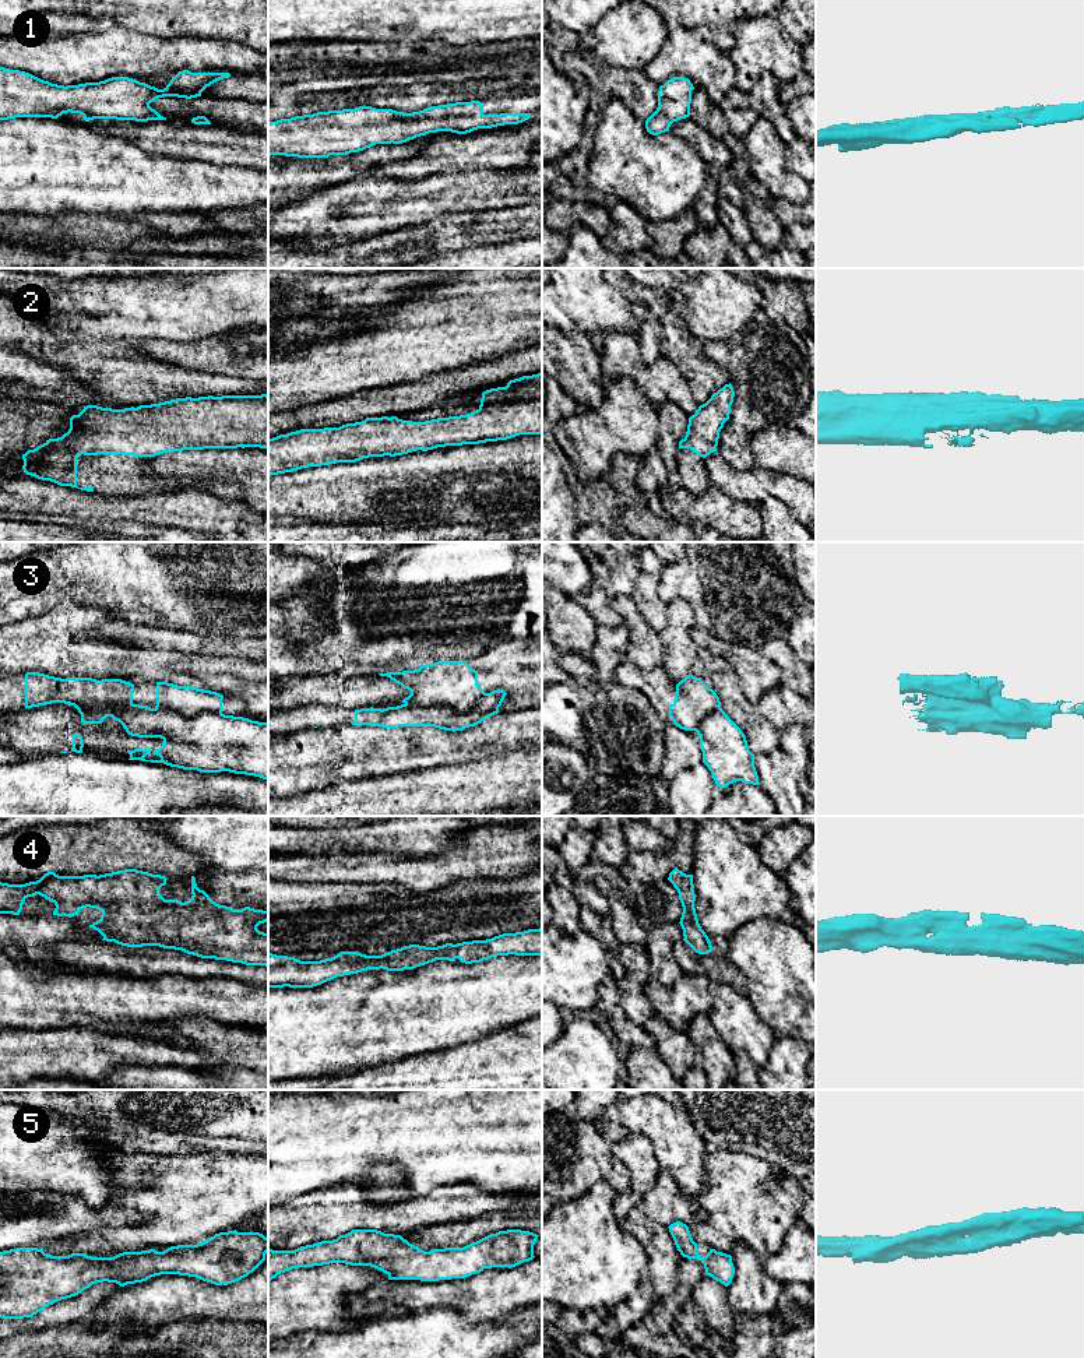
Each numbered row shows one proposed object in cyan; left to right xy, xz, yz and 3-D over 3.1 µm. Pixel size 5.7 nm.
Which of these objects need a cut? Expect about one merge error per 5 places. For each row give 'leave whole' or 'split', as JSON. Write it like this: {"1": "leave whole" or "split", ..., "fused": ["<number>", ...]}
{"1": "leave whole", "2": "leave whole", "3": "split", "4": "leave whole", "5": "leave whole", "fused": ["3"]}

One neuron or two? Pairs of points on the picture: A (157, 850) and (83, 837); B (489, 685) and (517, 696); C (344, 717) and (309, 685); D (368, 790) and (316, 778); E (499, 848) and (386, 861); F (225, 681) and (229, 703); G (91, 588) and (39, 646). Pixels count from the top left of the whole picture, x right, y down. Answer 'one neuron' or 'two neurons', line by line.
A: one neuron
B: one neuron
C: two neurons
D: two neurons
E: one neuron
F: two neurons
G: two neurons

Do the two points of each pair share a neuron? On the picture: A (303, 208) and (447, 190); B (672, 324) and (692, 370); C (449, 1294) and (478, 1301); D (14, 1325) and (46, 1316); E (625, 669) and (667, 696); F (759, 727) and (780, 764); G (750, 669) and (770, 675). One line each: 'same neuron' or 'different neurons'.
A: same neuron
B: same neuron
C: same neuron
D: same neuron
E: same neuron
F: different neurons
G: same neuron

